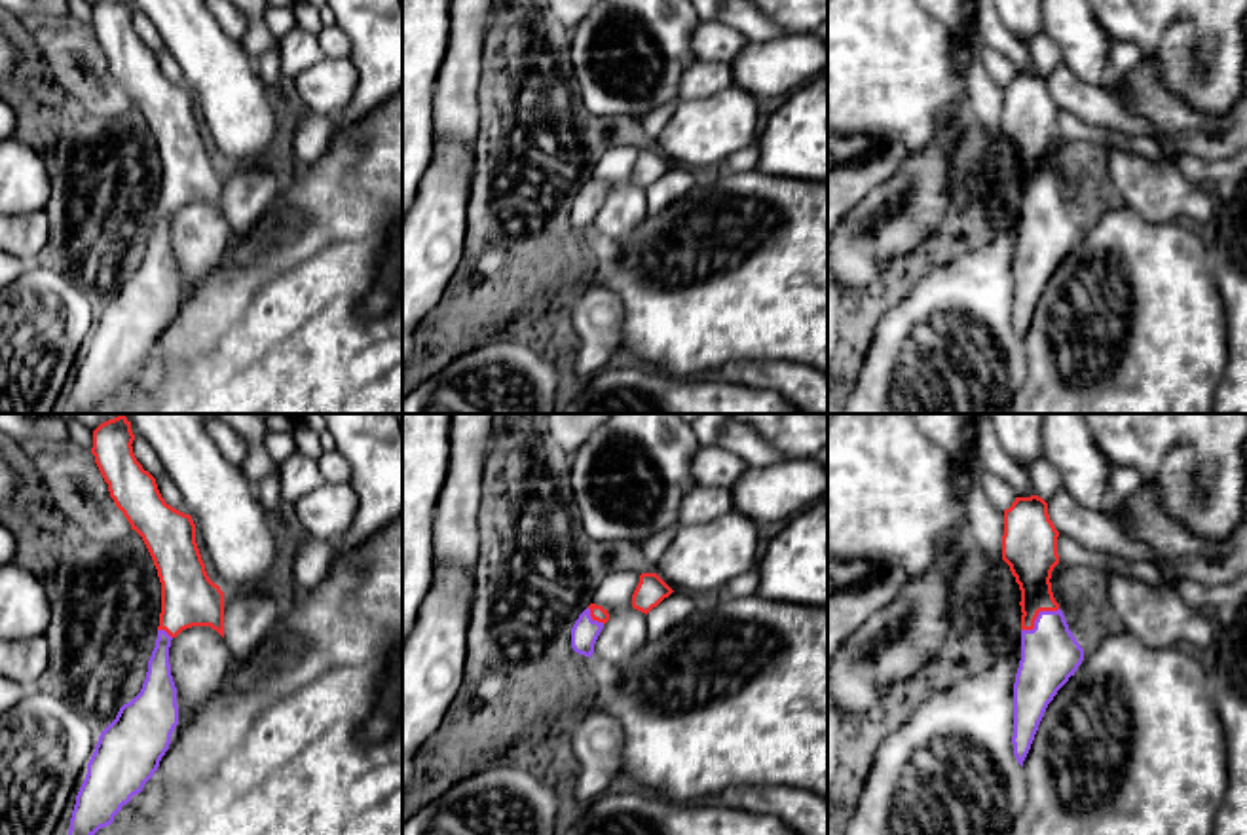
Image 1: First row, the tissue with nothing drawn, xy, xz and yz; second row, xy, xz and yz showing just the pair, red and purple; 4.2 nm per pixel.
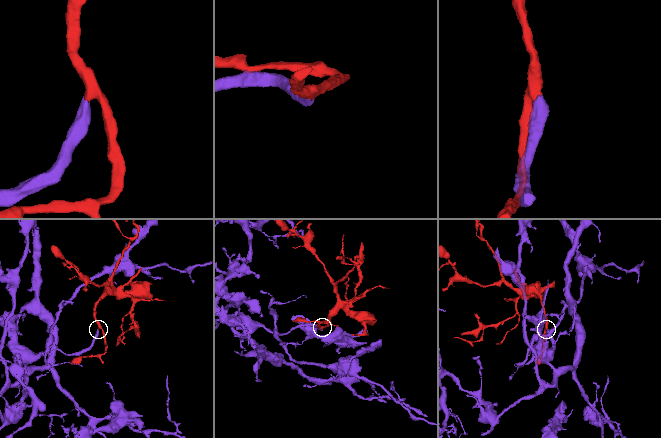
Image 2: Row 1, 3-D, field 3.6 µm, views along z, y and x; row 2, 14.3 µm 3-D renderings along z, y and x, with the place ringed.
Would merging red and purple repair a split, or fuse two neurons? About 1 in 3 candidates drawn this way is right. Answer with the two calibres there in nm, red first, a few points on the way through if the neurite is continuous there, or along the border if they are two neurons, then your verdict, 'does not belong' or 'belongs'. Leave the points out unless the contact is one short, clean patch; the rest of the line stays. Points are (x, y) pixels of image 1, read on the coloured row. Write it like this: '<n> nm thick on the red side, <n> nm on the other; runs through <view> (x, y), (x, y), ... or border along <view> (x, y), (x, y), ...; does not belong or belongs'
200 nm thick on the red side, 240 nm on the other; runs through yz (1031, 556), (1037, 615), (1050, 653); belongs

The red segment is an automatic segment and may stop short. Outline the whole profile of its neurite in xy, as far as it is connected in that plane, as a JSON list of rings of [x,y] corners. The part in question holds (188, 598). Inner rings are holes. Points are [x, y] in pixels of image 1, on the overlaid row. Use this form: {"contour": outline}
{"contour": [[[120,414],[93,431],[91,454],[108,484],[110,497],[131,524],[131,529],[142,537],[158,569],[161,583],[158,640],[140,693],[120,708],[116,719],[99,736],[87,763],[85,780],[76,795],[68,835],[95,835],[101,827],[110,826],[121,807],[142,791],[169,750],[171,734],[178,725],[177,687],[169,664],[171,640],[192,626],[211,626],[224,638],[224,592],[205,571],[195,543],[195,524],[190,514],[165,503],[156,478],[137,461],[133,440],[131,421],[125,414]]]}

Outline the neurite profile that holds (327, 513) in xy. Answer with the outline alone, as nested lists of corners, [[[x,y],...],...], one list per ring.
[[[323,484],[315,492],[294,503],[294,512],[315,539],[338,545],[349,529],[359,507],[357,493],[351,484]]]

